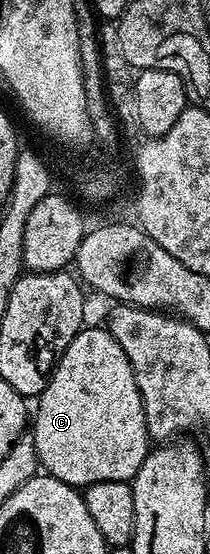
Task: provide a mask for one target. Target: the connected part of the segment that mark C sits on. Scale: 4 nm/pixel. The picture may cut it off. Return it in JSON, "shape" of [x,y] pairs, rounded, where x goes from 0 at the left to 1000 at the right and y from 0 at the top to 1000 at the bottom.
{"shape":[[[400,590],[376,596],[367,606],[329,619],[319,632],[267,652],[238,681],[224,682],[214,706],[186,711],[176,718],[176,729],[186,733],[171,738],[162,733],[157,738],[157,774],[167,767],[157,787],[176,807],[176,821],[186,823],[186,838],[238,859],[362,879],[410,879],[462,872],[500,872],[505,868],[619,870],[652,857],[671,836],[690,836],[710,816],[710,791],[671,706],[652,699],[652,684],[633,677],[633,662],[614,655],[614,648],[595,641],[595,634],[576,634],[576,619],[557,619],[557,612],[538,612],[538,605],[505,592],[429,594],[429,590]]]}

